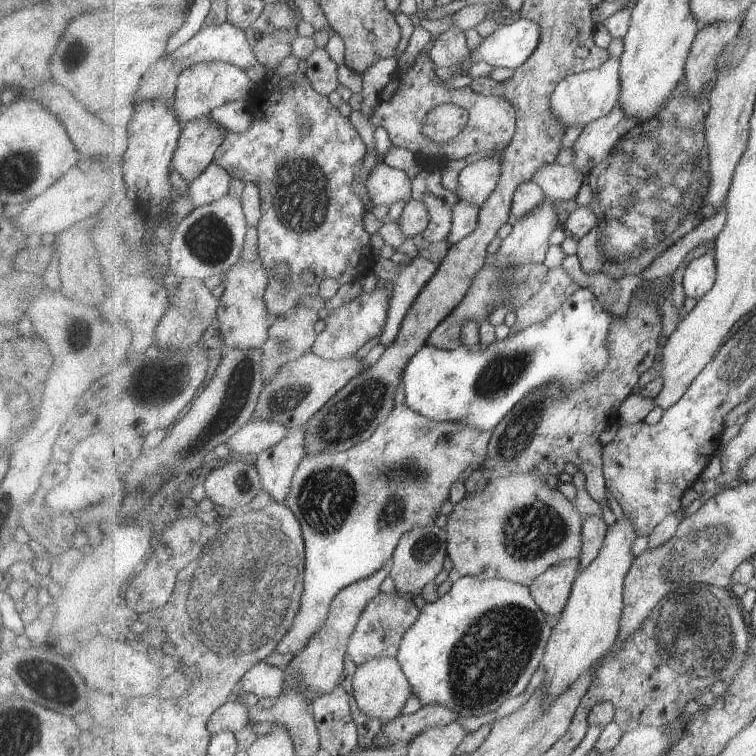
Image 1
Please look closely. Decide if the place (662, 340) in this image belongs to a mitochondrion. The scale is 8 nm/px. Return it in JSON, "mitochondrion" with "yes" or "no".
{"mitochondrion":"no"}

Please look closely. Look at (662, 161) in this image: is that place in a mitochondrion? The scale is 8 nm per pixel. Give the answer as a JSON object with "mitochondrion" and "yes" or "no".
{"mitochondrion":"yes"}

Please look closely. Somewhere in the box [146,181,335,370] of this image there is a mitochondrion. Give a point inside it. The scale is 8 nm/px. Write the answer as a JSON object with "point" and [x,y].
{"point":[211,240]}

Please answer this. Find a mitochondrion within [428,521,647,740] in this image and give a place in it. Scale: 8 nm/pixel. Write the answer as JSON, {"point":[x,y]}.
{"point":[493,653]}

